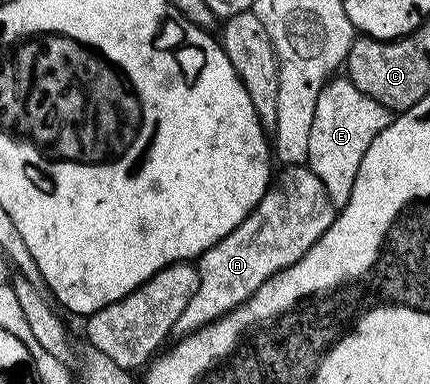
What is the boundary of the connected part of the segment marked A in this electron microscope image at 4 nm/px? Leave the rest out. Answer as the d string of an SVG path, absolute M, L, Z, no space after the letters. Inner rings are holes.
M290 165L283 171L248 218L197 260L198 288L174 326L179 336L201 330L248 301L263 281L292 266L334 222L336 208L309 166Z

